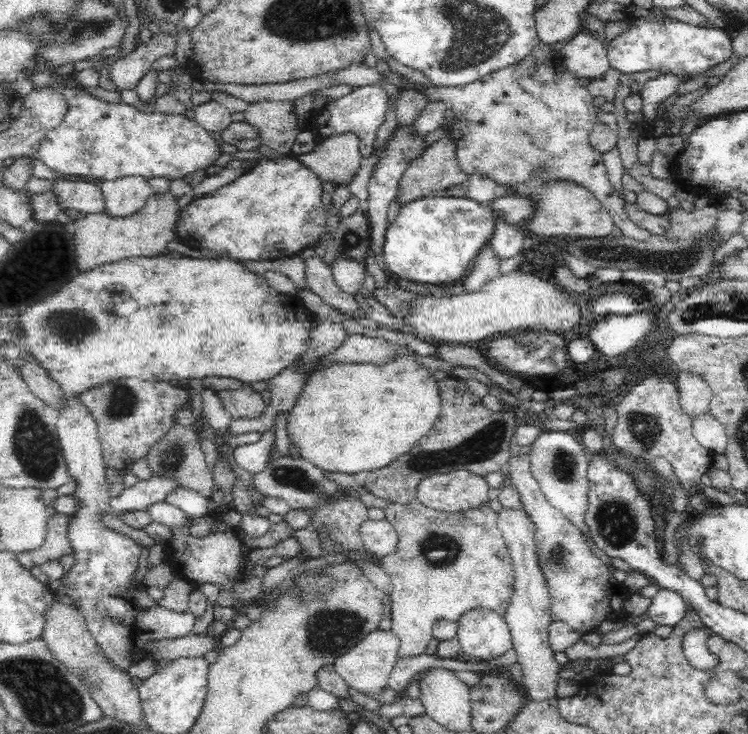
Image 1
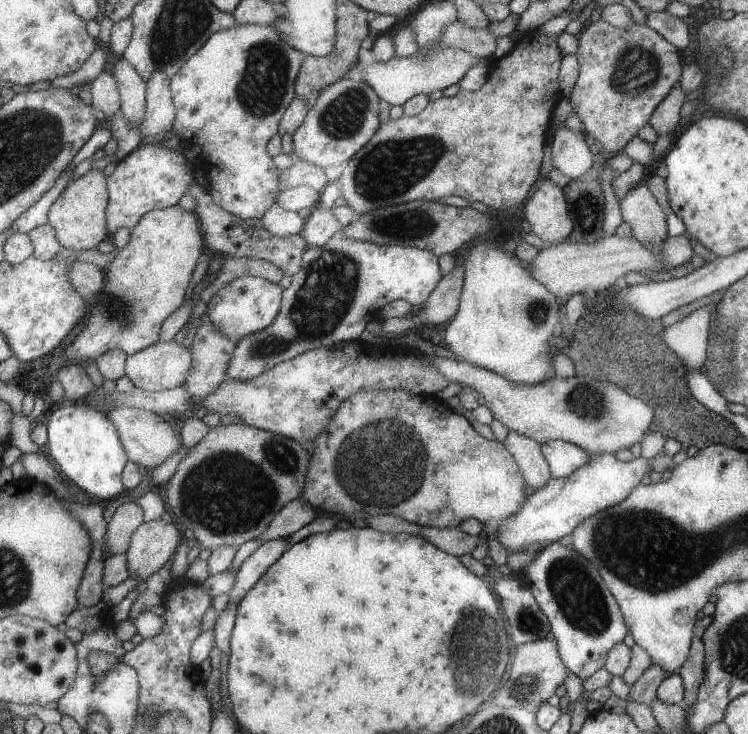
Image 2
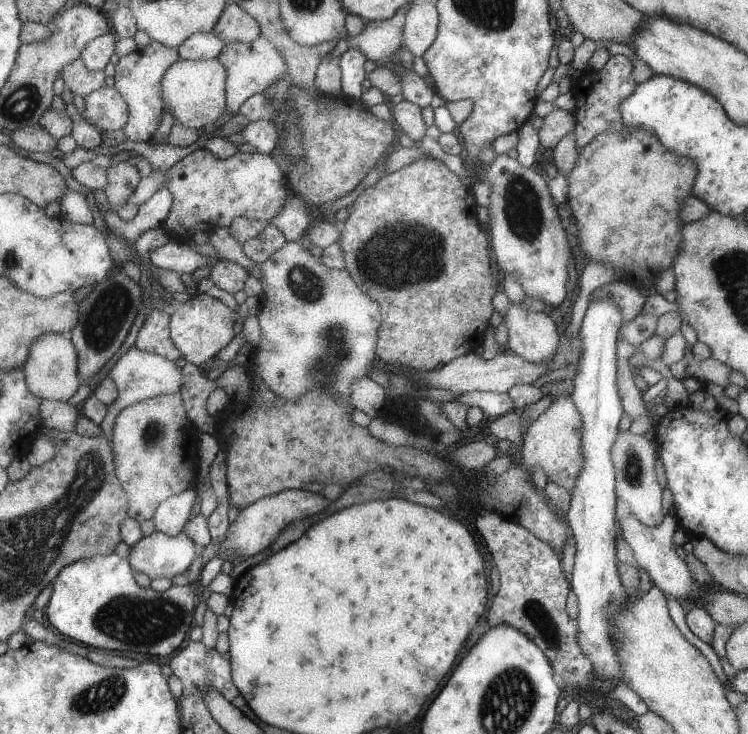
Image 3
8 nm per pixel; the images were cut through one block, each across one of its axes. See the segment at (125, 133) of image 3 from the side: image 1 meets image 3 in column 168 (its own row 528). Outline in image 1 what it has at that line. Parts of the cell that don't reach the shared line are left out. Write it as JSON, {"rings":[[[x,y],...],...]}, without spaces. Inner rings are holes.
{"rings":[[[55,513],[47,522],[47,534],[42,546],[30,552],[17,554],[17,561],[30,570],[32,566],[41,566],[44,562],[59,559],[65,554],[73,554],[73,548],[67,535],[67,526],[73,515]]]}

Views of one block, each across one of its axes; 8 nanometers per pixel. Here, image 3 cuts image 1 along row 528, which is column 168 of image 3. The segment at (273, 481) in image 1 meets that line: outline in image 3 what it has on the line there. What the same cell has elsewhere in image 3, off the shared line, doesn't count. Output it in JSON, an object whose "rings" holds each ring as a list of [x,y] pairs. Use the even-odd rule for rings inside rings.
{"rings":[[[152,307],[153,312],[144,321],[136,338],[135,346],[141,351],[162,355],[176,362],[183,354],[174,344],[169,329],[170,311],[161,312]]]}

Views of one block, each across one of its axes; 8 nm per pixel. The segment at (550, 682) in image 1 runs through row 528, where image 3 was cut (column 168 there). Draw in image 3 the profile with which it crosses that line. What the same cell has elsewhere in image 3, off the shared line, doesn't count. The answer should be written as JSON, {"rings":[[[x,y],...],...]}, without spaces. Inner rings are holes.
{"rings":[[[195,488],[167,498],[154,513],[155,530],[170,536],[184,532],[184,525],[197,510],[197,500]]]}

